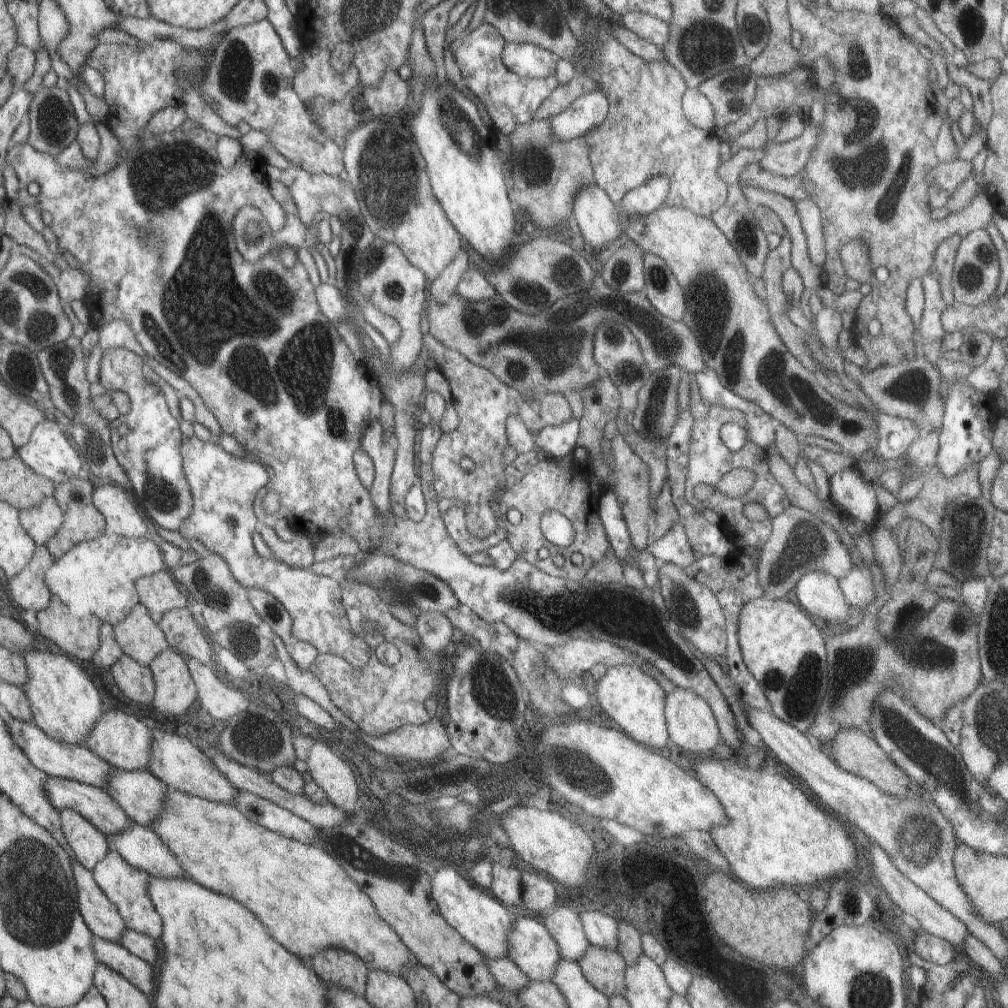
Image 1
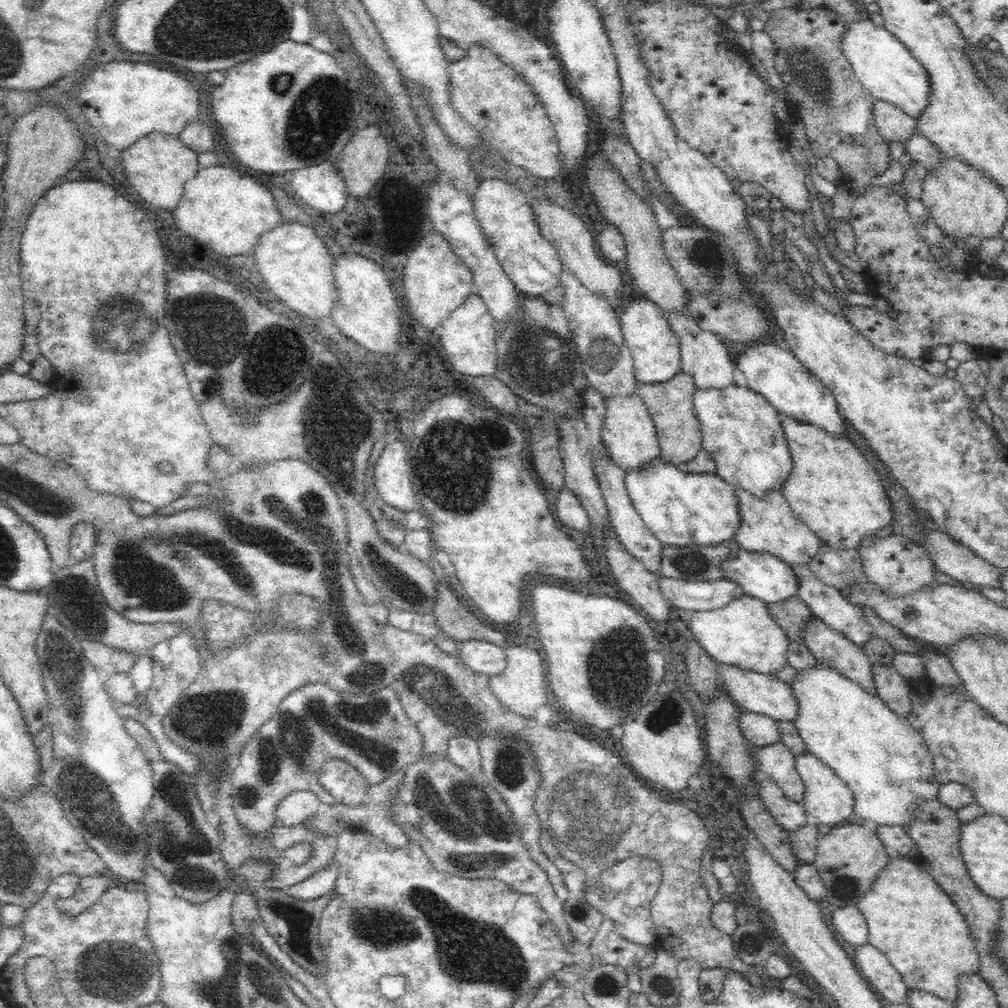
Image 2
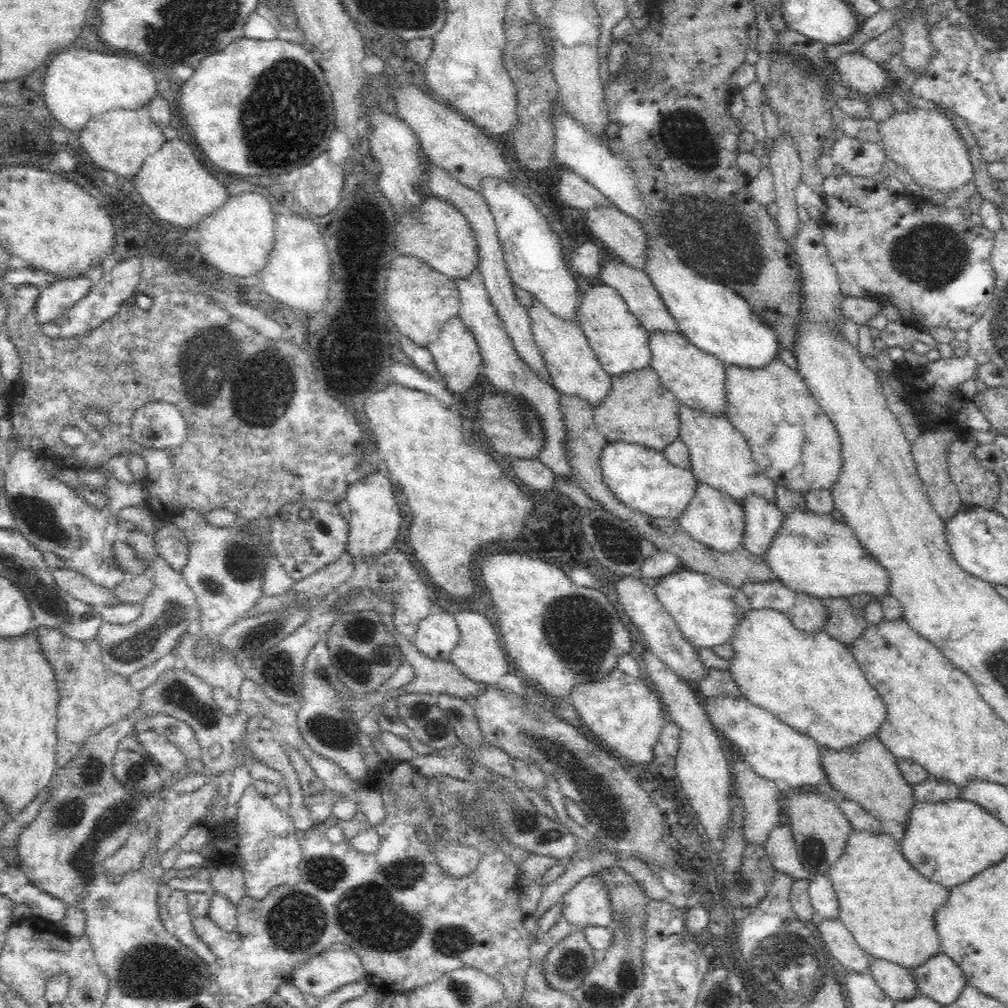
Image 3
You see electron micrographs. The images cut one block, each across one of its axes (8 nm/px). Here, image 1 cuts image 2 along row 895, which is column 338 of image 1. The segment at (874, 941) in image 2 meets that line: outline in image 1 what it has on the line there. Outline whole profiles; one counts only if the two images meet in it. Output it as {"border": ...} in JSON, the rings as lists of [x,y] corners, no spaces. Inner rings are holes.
{"border":[[[181,790],[169,792],[165,812],[151,828],[163,838],[163,842],[167,842],[171,852],[181,858],[185,872],[189,872],[189,878],[201,882],[203,886],[209,886],[211,890],[241,900],[261,918],[265,928],[269,928],[269,932],[283,946],[287,946],[303,960],[311,960],[325,950],[339,948],[361,956],[361,960],[367,962],[369,970],[385,970],[389,974],[399,974],[401,978],[405,978],[405,970],[415,968],[419,964],[409,952],[407,944],[403,944],[403,940],[391,928],[391,924],[387,924],[377,914],[375,904],[359,888],[359,882],[353,880],[353,876],[349,876],[343,864],[339,864],[339,860],[323,846],[311,846],[289,838],[283,832],[275,832],[267,826],[261,826],[247,818],[247,814],[233,804],[205,800],[201,796],[193,796]]]}

